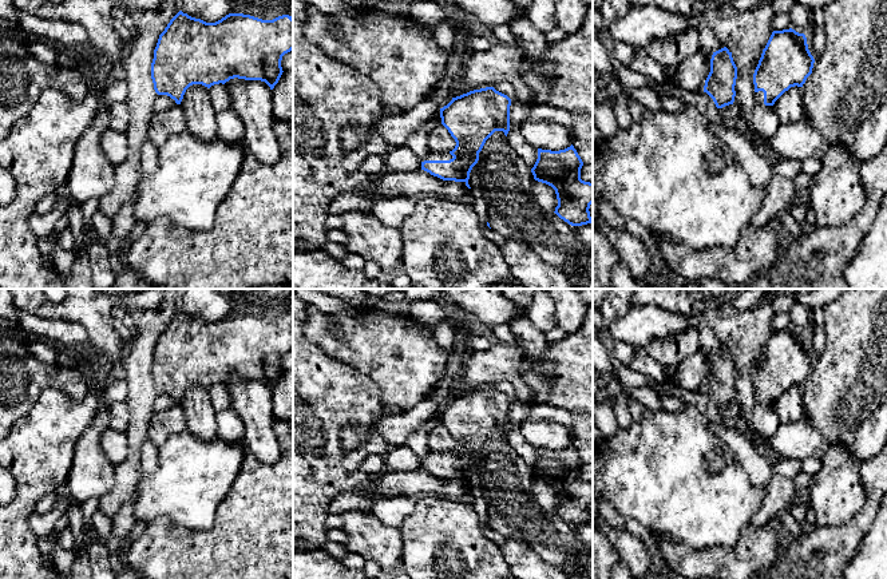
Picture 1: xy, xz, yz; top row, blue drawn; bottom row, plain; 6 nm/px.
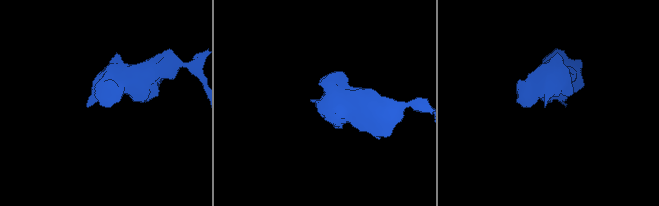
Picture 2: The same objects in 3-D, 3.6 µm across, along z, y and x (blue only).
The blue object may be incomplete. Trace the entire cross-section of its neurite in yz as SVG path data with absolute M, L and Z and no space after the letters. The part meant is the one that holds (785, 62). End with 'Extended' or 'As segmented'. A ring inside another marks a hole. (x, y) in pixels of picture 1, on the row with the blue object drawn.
M773 31L753 74L756 103L773 106L791 87L803 87L813 63L804 33Z. Extended

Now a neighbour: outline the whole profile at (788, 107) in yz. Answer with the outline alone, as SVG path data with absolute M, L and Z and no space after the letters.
M791 87L773 104L781 124L796 123L805 118L803 111L803 88Z

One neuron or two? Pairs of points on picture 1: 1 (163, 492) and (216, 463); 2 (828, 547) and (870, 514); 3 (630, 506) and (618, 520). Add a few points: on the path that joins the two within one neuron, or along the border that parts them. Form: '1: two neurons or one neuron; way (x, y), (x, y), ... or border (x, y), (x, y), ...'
1: one neuron; way (177, 491), (181, 491), (202, 472)
2: one neuron; way (839, 543), (859, 523)
3: two neurons; border (606, 500), (624, 519)

